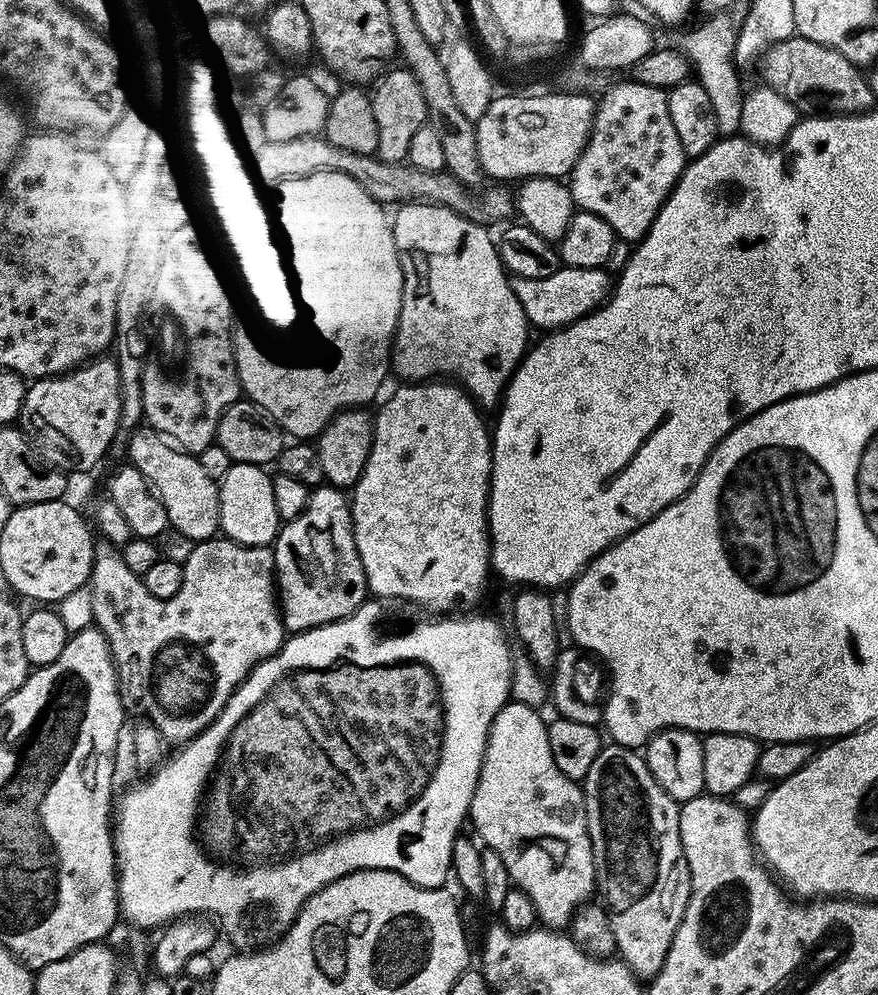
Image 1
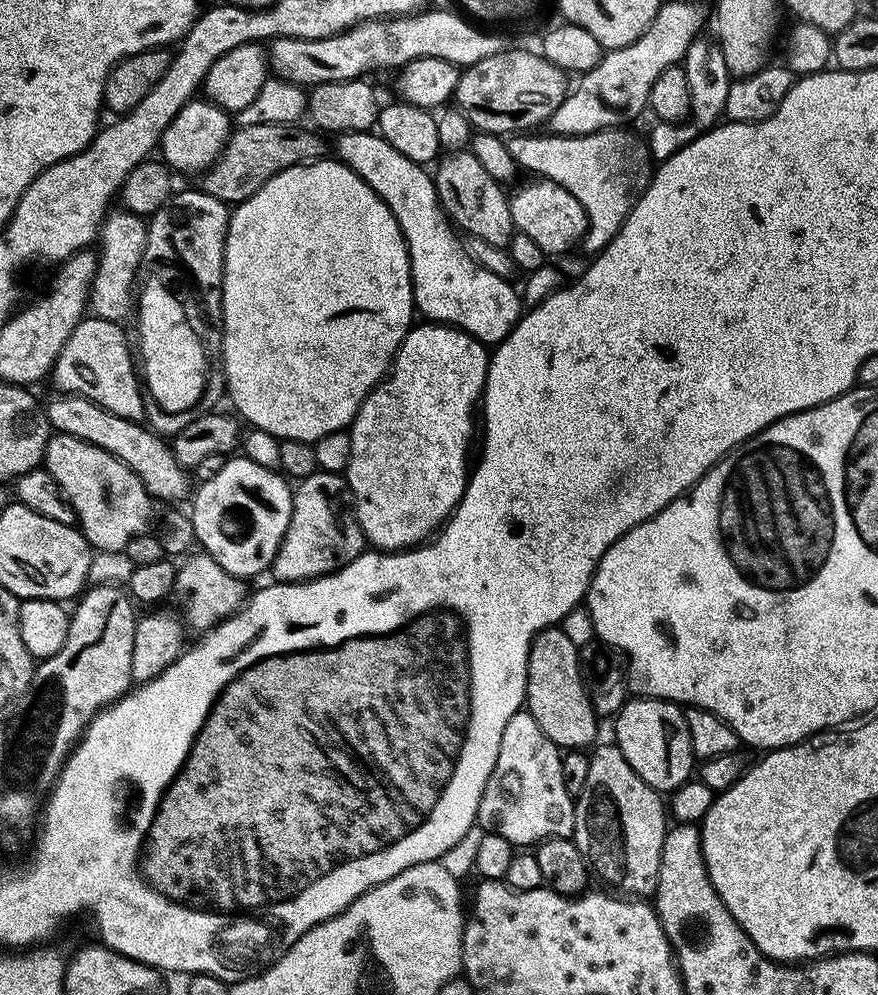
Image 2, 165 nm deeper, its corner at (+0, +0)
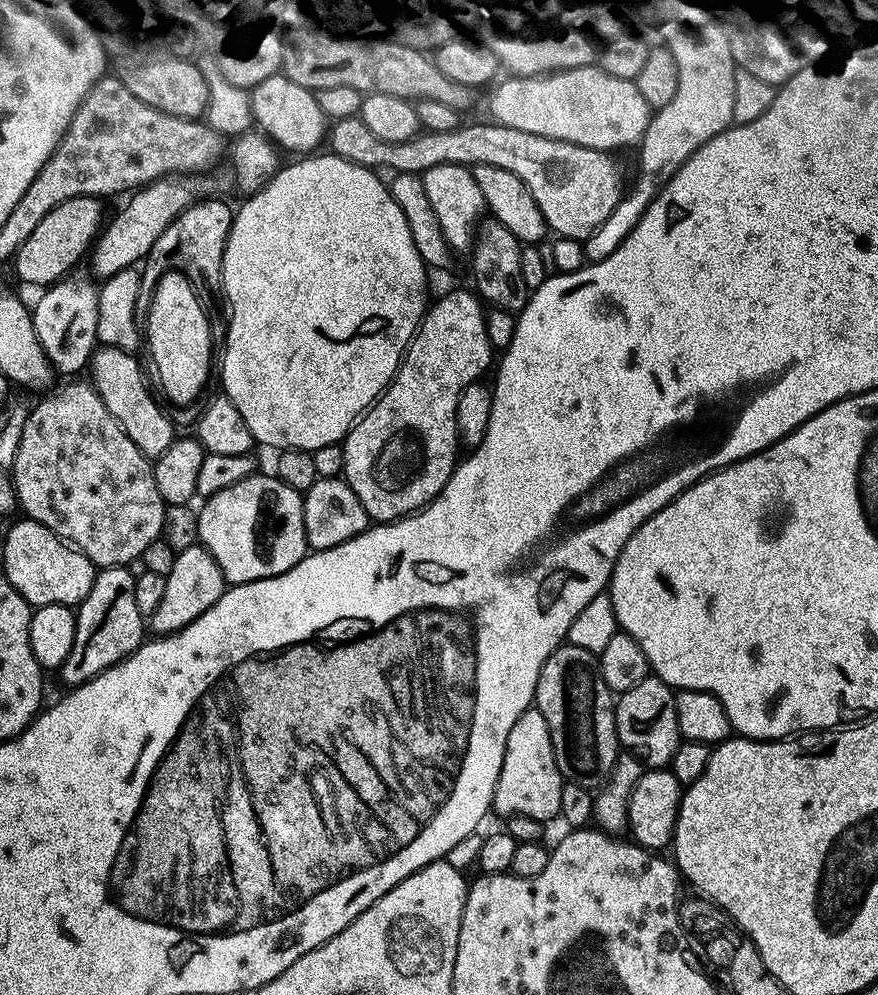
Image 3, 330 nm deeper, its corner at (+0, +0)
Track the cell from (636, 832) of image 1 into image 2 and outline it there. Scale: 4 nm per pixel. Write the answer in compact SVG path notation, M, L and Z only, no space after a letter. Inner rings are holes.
M608 742L601 748L593 747L586 770L586 786L575 797L574 830L570 837L578 846L589 869L609 884L609 889L628 898L648 898L653 895L658 882L659 863L662 862L664 836L670 829L670 818L661 793L655 792L622 758L622 750Z

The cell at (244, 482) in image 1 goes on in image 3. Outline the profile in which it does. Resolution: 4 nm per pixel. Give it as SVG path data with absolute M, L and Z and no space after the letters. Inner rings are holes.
M253 474L218 494L207 497L198 508L199 543L218 562L229 585L249 584L282 574L309 555L304 525L304 498L275 475Z

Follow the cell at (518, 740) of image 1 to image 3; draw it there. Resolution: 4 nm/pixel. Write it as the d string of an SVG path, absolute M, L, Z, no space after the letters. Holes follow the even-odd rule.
M533 706L514 722L510 738L506 738L506 750L502 758L502 770L494 786L491 811L501 818L525 816L541 822L556 820L560 815L562 786L566 780L561 776L555 761L554 746L551 744L550 730L546 719Z

